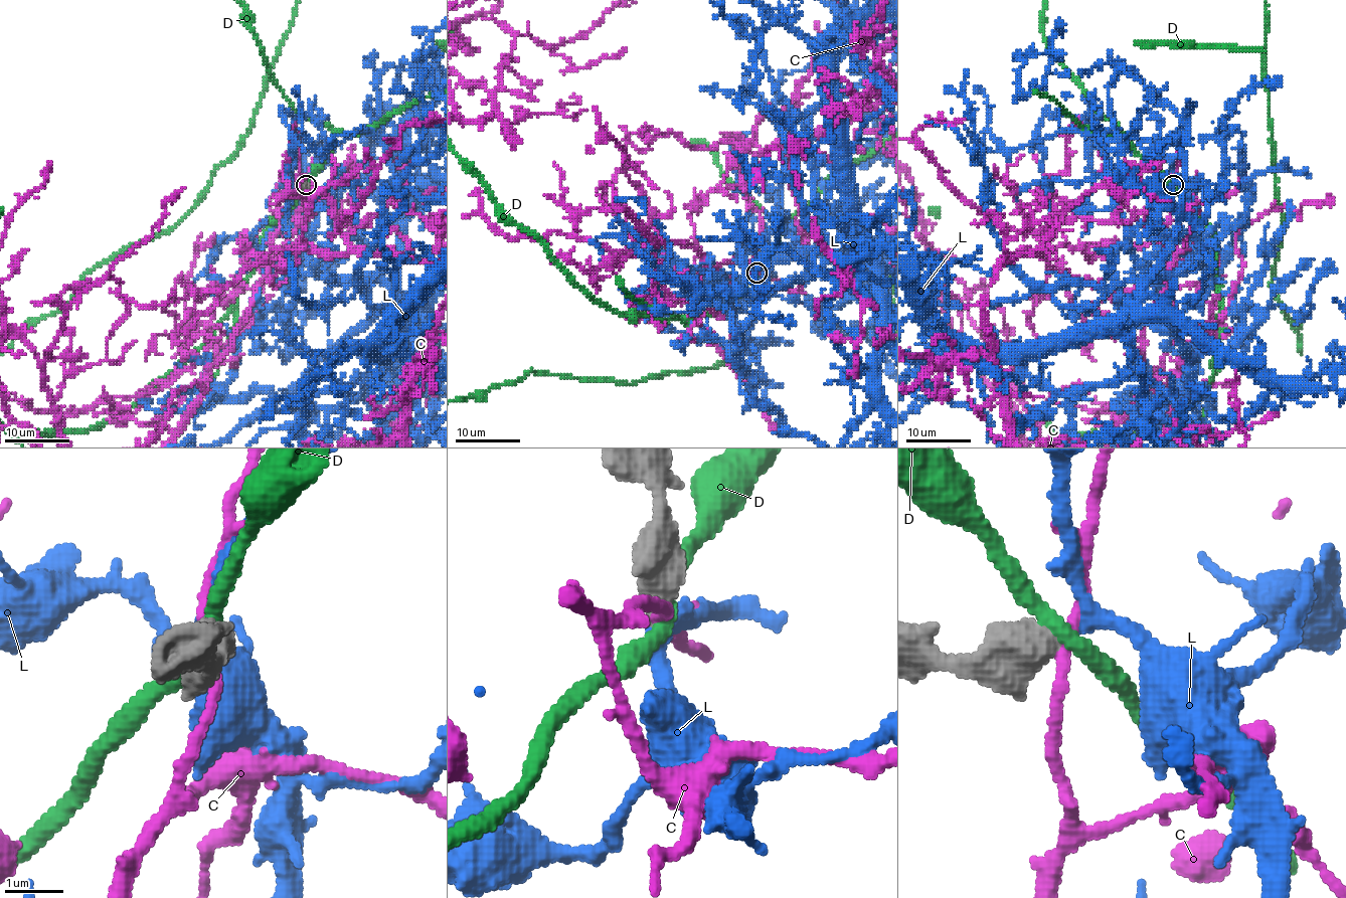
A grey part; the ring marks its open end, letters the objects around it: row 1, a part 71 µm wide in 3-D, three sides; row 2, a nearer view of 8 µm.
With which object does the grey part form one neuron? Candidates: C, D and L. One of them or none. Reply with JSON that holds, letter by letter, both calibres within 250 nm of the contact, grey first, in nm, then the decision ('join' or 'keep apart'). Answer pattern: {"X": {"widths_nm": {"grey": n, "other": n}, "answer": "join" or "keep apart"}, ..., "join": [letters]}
{"C": {"widths_nm": {"grey": 700, "other": 180}, "answer": "keep apart"}, "D": {"widths_nm": {"grey": 750, "other": 280}, "answer": "keep apart"}, "L": {"widths_nm": {"grey": 550, "other": 220}, "answer": "join"}, "join": ["L"]}

